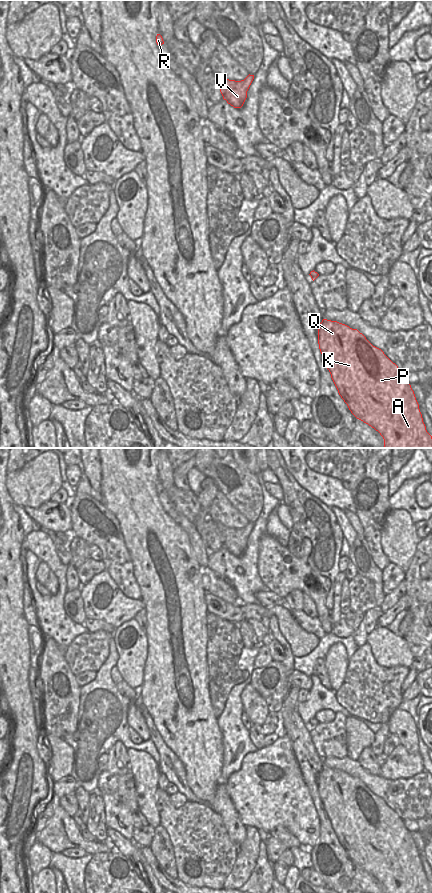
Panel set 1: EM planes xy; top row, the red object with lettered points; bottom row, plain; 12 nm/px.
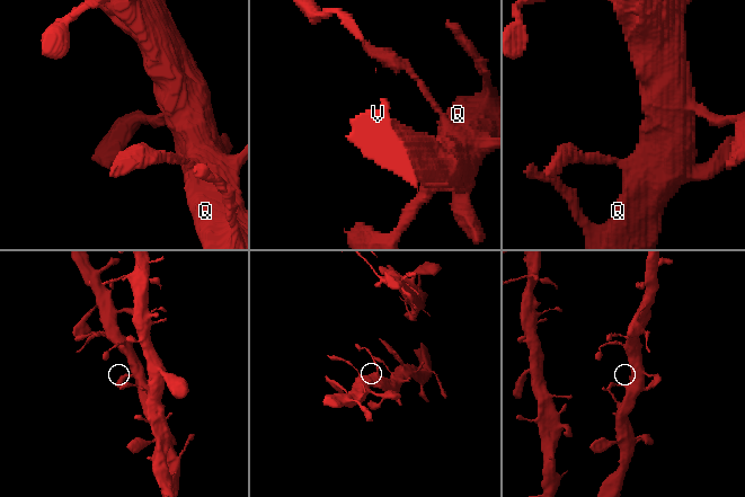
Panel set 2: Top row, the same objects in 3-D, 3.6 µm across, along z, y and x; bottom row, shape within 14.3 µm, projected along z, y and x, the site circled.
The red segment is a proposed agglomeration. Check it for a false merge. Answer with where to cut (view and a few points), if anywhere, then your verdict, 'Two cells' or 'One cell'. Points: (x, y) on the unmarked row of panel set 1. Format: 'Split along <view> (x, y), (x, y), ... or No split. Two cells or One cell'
No split. One cell

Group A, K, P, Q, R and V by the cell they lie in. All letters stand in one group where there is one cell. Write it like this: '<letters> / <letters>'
A K P Q R V

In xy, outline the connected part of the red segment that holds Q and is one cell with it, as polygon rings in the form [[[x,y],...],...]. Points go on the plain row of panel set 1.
[[[323,767],[318,774],[318,792],[339,843],[357,867],[380,881],[384,893],[432,893],[432,884],[426,878],[411,833],[398,814],[381,797],[373,794],[357,777],[327,767]]]

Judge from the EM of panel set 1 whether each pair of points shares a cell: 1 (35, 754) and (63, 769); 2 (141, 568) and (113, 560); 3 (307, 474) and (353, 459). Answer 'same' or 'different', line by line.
1: different
2: different
3: different

